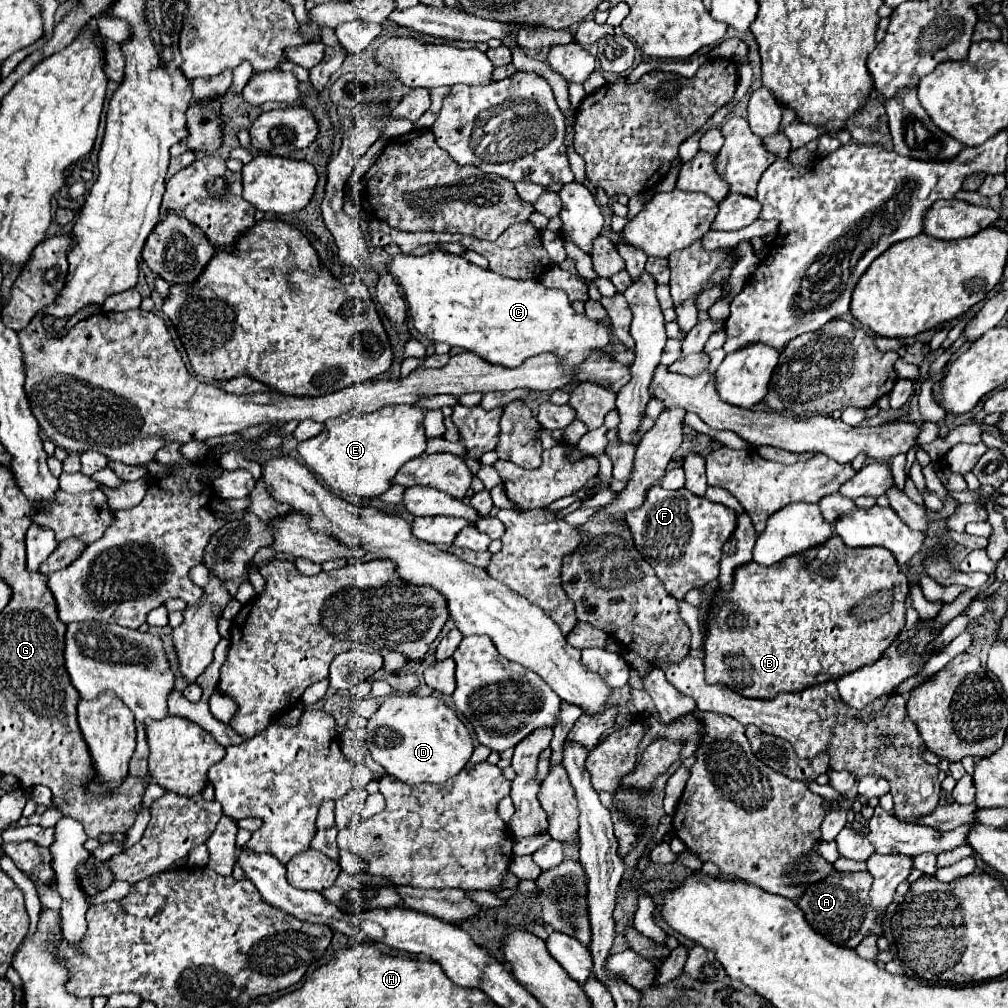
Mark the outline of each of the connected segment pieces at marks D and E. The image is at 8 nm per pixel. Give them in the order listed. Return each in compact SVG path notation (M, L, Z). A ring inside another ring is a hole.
M393 694L379 704L377 712L369 718L365 746L369 748L373 760L379 762L387 770L387 774L391 774L391 776L395 776L407 784L445 782L451 776L455 776L457 772L461 772L473 754L473 740L469 736L469 730L457 718L455 710L451 706L447 706L437 696L421 698L415 694L401 694L401 696Z
M405 404L385 406L371 414L345 412L329 418L319 436L299 442L297 452L333 492L377 498L393 486L393 476L405 462L425 452L425 442L423 410Z

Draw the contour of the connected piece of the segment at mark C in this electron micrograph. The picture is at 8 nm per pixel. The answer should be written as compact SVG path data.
M429 252L423 256L397 254L387 262L409 304L415 328L433 342L465 348L487 362L509 368L541 352L553 352L567 366L583 362L595 348L605 348L609 328L575 314L565 292L549 290L539 280L515 280L483 270L459 254Z

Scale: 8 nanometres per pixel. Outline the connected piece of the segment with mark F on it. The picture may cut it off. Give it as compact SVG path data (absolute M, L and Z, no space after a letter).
M657 484L647 492L645 504L627 514L627 524L631 526L635 546L665 588L675 598L683 598L691 588L701 588L719 576L721 550L735 530L735 518L735 512L727 506L695 496L687 488L665 490Z

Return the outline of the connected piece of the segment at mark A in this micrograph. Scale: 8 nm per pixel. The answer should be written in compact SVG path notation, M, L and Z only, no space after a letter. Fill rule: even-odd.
M839 872L807 886L803 896L797 900L797 906L803 910L805 920L811 924L815 932L825 936L833 944L855 948L869 932L881 936L881 922L875 922L875 912L869 906L867 898L869 888L871 888L869 872Z

